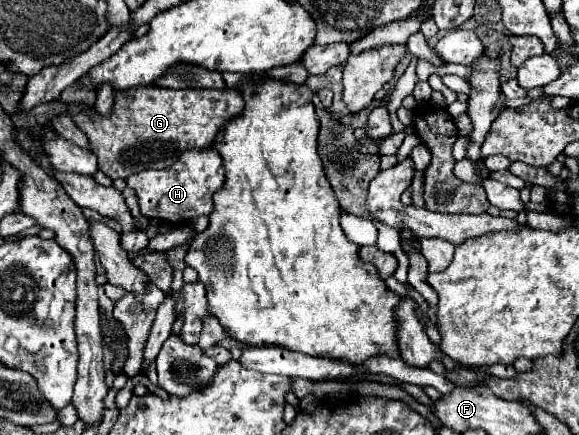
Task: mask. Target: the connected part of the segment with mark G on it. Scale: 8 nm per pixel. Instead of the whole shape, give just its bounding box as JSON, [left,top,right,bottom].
[72,84,242,180]

